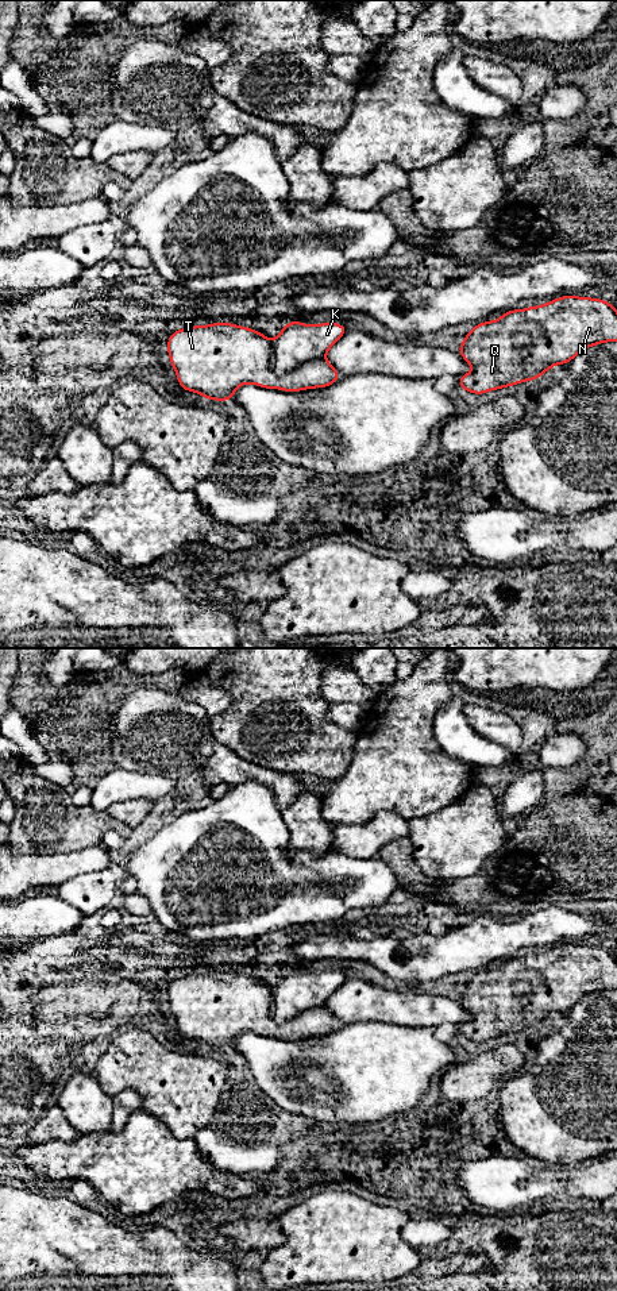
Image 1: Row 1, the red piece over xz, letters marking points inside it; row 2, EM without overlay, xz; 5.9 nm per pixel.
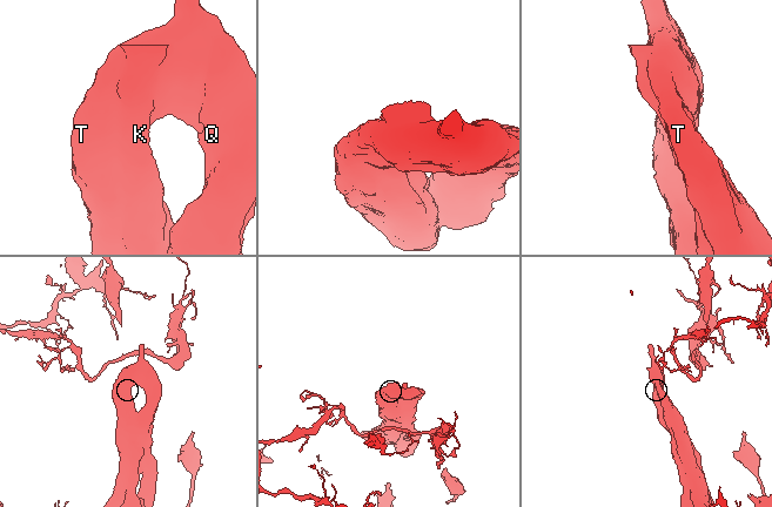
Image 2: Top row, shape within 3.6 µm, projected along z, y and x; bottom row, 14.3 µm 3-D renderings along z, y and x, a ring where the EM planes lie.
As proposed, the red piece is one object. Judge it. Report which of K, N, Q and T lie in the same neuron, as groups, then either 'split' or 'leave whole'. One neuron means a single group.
groups K / N Q T; split

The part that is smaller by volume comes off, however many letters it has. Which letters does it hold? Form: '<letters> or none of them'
K

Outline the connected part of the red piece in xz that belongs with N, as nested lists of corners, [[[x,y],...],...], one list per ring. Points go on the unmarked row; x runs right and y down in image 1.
[[[563,944],[539,955],[512,957],[493,970],[479,970],[458,999],[471,1013],[470,1022],[459,1024],[459,1036],[485,1043],[520,1030],[539,1028],[555,1013],[572,1009],[583,997],[617,990],[616,953],[601,947]]]

